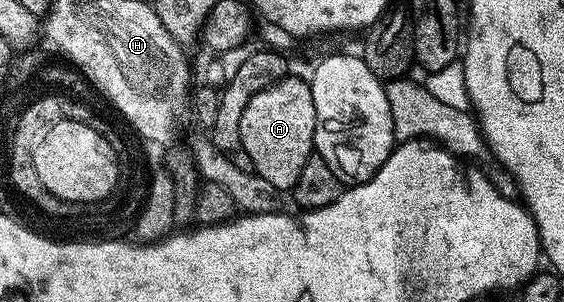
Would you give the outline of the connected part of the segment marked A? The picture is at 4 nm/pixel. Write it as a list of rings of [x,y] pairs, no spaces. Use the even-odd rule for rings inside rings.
[[[286,76],[263,88],[247,104],[241,121],[241,149],[244,157],[249,157],[248,165],[253,173],[283,192],[292,191],[303,164],[307,164],[315,150],[315,100],[308,81],[293,77]]]

